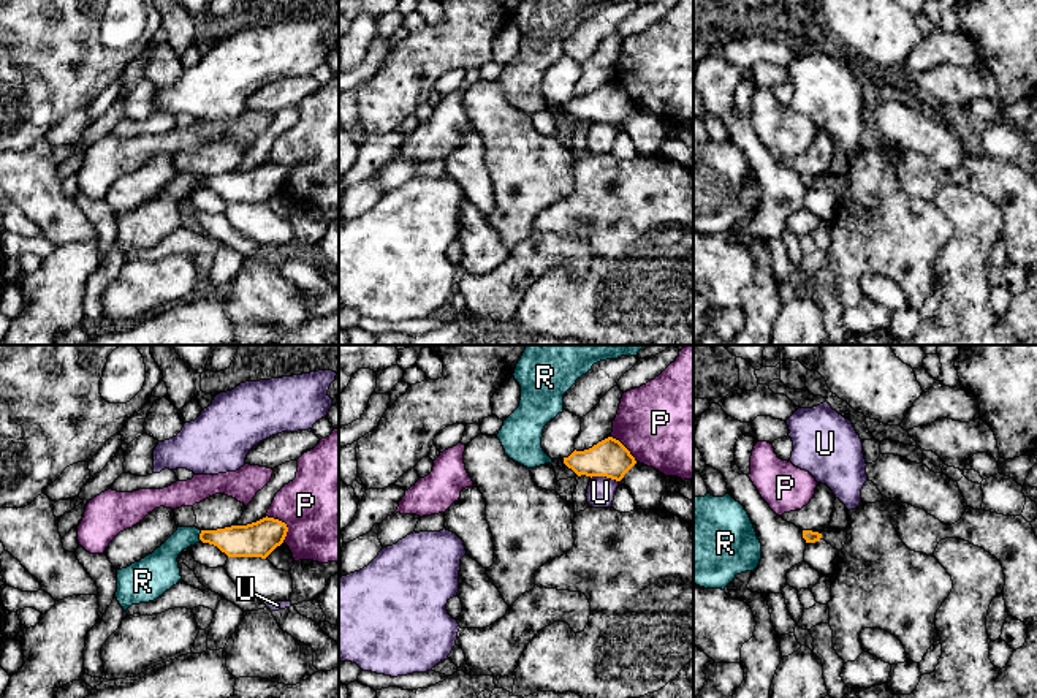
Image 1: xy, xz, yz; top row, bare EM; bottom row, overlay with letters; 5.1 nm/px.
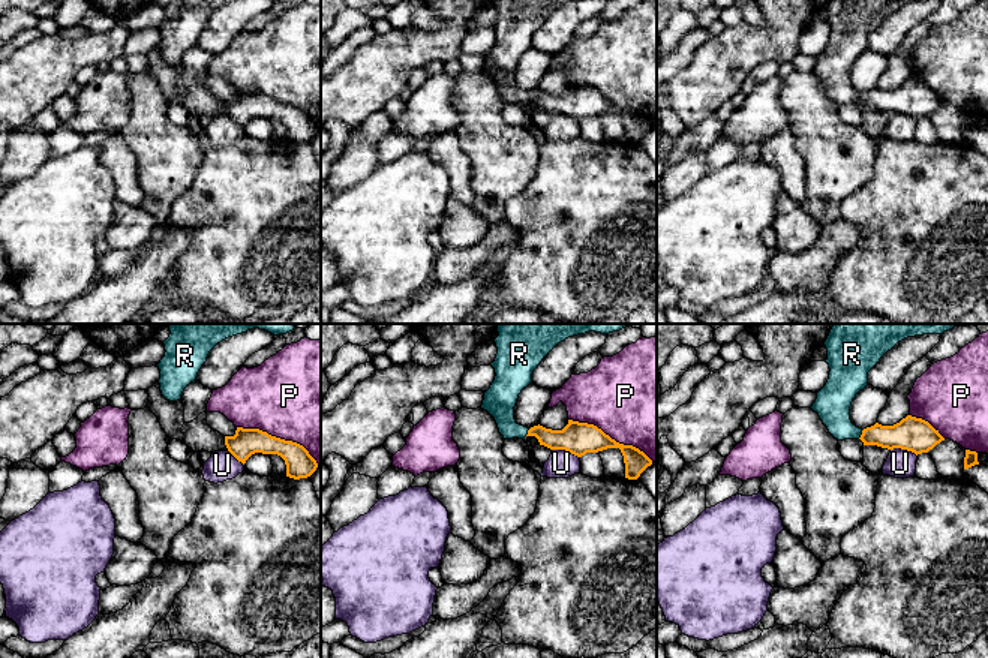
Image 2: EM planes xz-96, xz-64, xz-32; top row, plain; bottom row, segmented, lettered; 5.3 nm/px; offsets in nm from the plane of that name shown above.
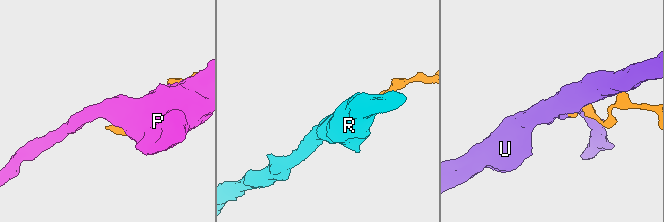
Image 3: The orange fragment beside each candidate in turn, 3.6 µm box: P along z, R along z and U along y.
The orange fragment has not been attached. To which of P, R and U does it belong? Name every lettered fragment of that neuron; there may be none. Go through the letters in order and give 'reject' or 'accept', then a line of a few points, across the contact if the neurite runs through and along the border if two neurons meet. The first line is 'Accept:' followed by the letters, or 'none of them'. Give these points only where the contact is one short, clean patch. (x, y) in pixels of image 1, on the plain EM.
Accept: R
P: reject
R: accept | xy (249, 185), (200, 181), (186, 182), (162, 212)
U: reject | xz (591, 122), (610, 122), (618, 127)

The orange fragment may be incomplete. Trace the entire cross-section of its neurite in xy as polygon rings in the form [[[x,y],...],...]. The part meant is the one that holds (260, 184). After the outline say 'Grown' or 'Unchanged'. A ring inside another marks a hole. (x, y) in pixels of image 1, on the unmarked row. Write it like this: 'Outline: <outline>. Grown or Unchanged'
Outline: [[[263,163],[247,171],[231,171],[217,176],[196,173],[177,173],[177,176],[152,199],[127,214],[117,215],[119,250],[127,255],[131,250],[149,248],[182,226],[177,203],[196,188],[217,192],[228,203],[266,204],[287,182],[285,168]]]. Grown

